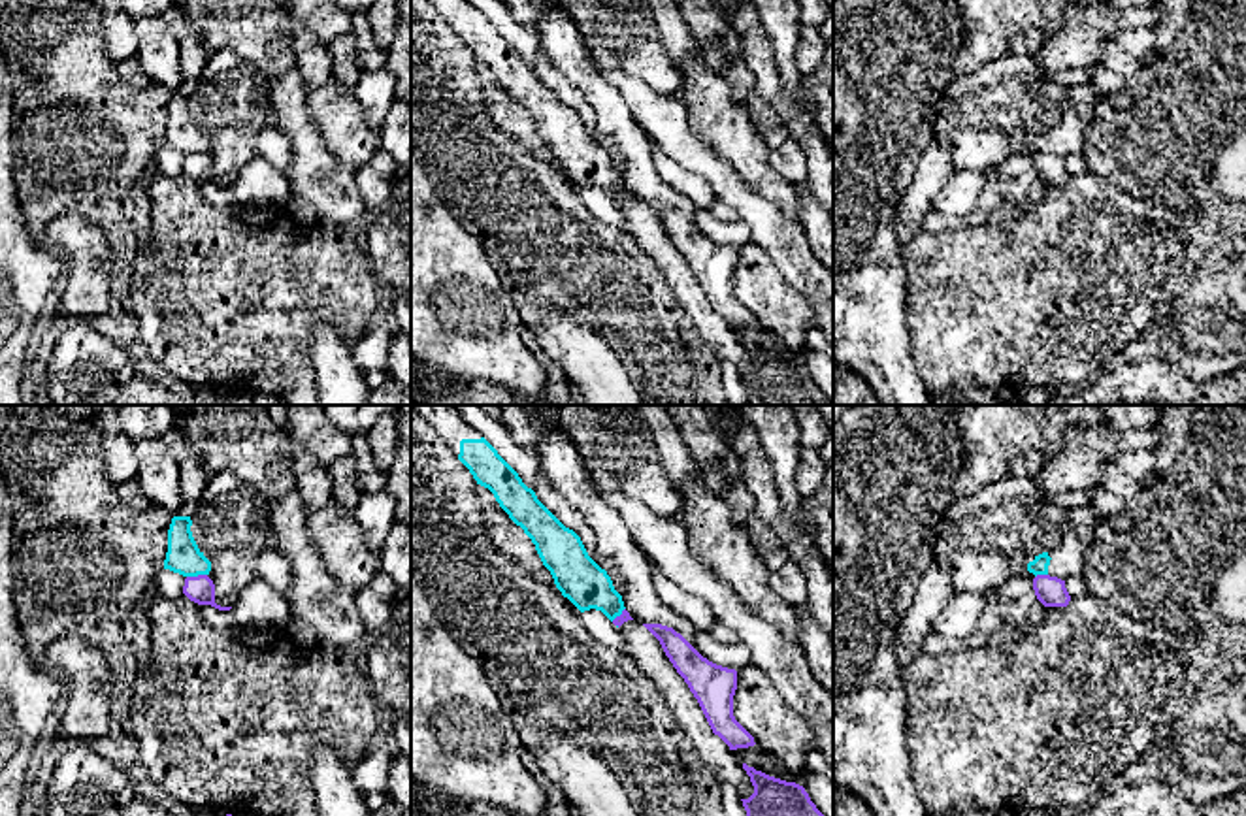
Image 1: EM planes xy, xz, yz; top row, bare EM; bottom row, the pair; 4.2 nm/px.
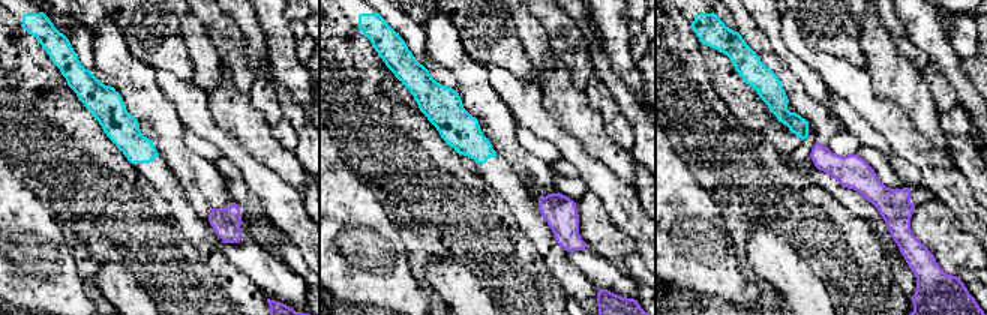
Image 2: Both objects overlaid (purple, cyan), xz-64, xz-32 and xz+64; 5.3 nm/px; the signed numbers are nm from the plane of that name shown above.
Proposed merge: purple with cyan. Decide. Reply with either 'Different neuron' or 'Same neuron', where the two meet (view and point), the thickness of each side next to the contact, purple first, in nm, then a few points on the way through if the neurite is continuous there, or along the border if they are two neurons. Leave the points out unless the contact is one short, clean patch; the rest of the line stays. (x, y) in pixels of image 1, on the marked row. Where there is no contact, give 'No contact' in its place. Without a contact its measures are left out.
Different neuron. Touches purple at xy (198, 575). Thickness 120 nm (purple) against 150 nm. Boundary: xy (206, 573), (187, 577)

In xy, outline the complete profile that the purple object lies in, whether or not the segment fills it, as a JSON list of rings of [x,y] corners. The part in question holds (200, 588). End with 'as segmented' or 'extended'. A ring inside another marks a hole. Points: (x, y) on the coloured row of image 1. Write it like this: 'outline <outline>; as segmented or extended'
outline [[[198,575],[198,577],[187,577],[183,594],[198,603],[198,605],[211,605],[219,611],[230,611],[232,607],[221,607],[215,603],[215,584],[207,575]]]; as segmented

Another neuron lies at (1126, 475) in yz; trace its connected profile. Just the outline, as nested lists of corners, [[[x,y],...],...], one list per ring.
[[[1139,449],[1135,452],[1118,454],[1107,464],[1103,484],[1090,492],[1091,505],[1101,513],[1120,511],[1133,496],[1161,479],[1163,477],[1154,473],[1152,450]]]

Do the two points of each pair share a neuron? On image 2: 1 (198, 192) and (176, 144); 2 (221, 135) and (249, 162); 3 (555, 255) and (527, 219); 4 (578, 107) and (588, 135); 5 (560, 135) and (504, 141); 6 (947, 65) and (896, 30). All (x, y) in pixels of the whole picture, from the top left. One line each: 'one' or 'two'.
1: one
2: one
3: one
4: one
5: two
6: two

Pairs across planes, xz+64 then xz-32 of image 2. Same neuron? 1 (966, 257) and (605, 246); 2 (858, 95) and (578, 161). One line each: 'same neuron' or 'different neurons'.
1: same neuron
2: same neuron

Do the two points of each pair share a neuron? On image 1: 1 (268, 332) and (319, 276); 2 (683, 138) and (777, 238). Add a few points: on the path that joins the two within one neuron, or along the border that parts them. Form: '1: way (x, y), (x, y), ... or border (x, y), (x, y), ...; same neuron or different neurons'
1: way (270, 317), (304, 283); same neuron
2: way (705, 163), (756, 213); same neuron

